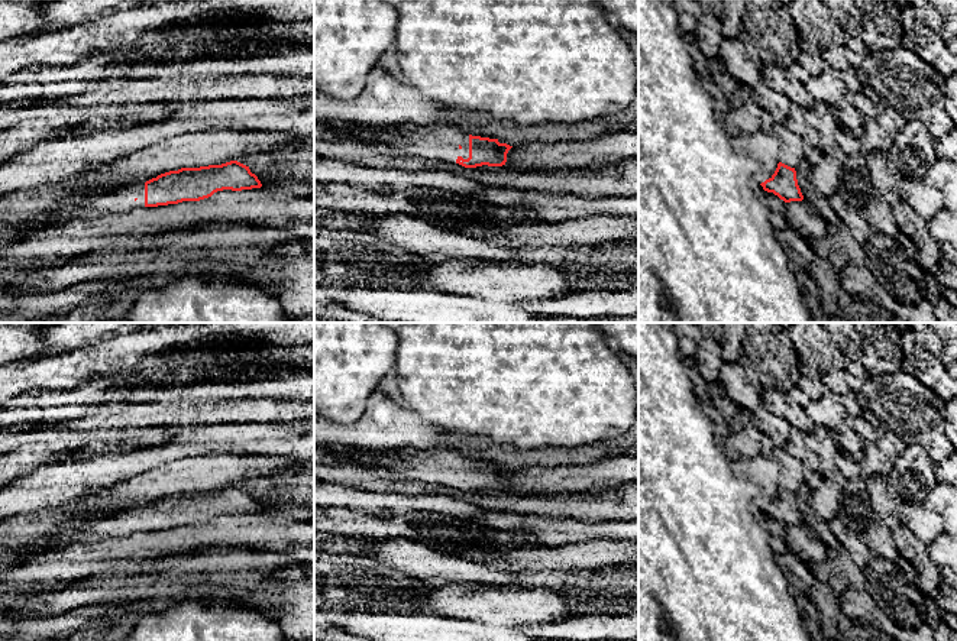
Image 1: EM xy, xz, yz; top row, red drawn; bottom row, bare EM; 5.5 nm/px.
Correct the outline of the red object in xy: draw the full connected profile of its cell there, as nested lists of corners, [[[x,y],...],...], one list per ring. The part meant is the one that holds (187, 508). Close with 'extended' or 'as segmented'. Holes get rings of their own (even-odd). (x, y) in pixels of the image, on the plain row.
[[[230,485],[222,489],[181,492],[140,505],[111,517],[87,519],[71,527],[61,540],[65,546],[97,544],[106,538],[122,538],[142,531],[200,525],[217,515],[252,514],[262,508],[249,491]]]; extended

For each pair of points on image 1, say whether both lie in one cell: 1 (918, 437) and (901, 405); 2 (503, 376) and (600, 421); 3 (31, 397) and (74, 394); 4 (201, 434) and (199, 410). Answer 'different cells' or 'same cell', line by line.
1: same cell
2: same cell
3: same cell
4: different cells

